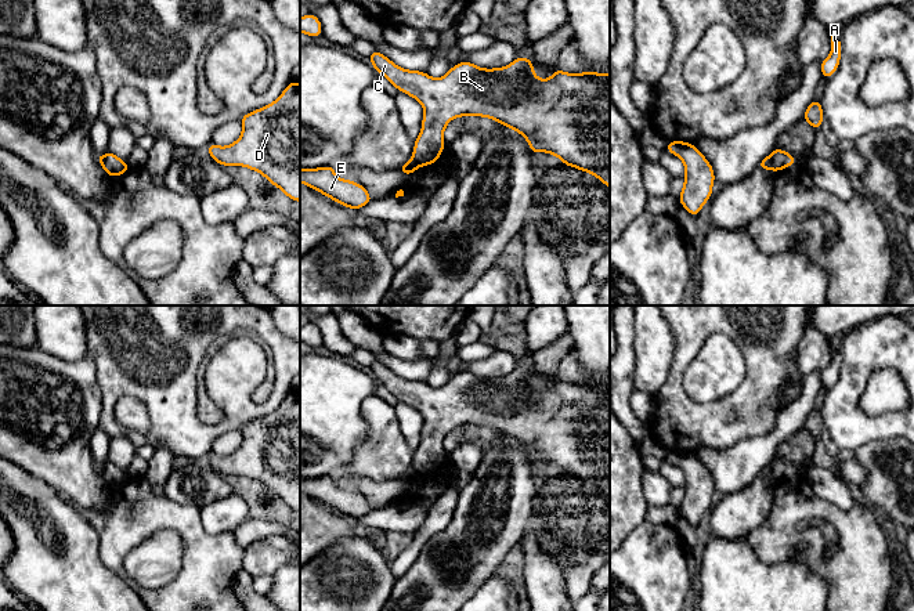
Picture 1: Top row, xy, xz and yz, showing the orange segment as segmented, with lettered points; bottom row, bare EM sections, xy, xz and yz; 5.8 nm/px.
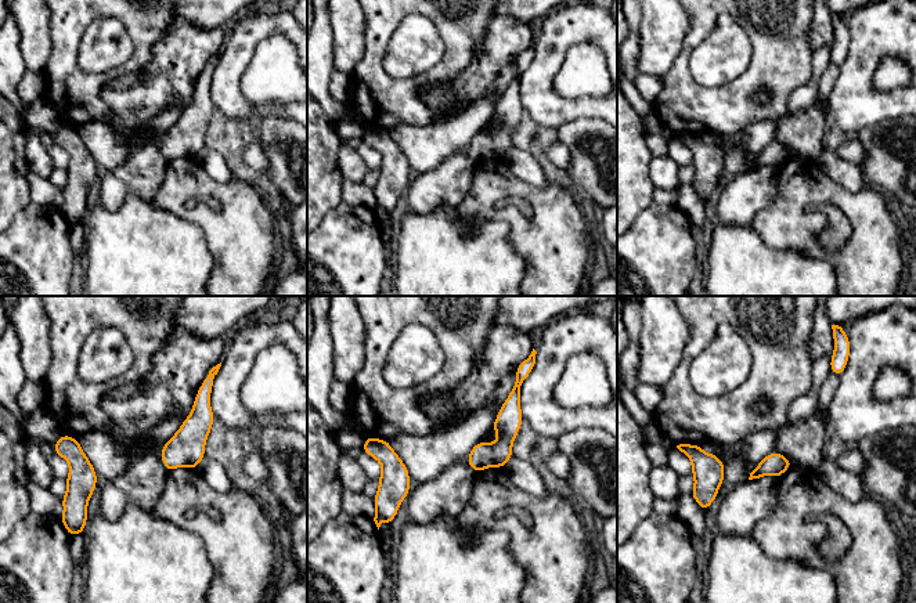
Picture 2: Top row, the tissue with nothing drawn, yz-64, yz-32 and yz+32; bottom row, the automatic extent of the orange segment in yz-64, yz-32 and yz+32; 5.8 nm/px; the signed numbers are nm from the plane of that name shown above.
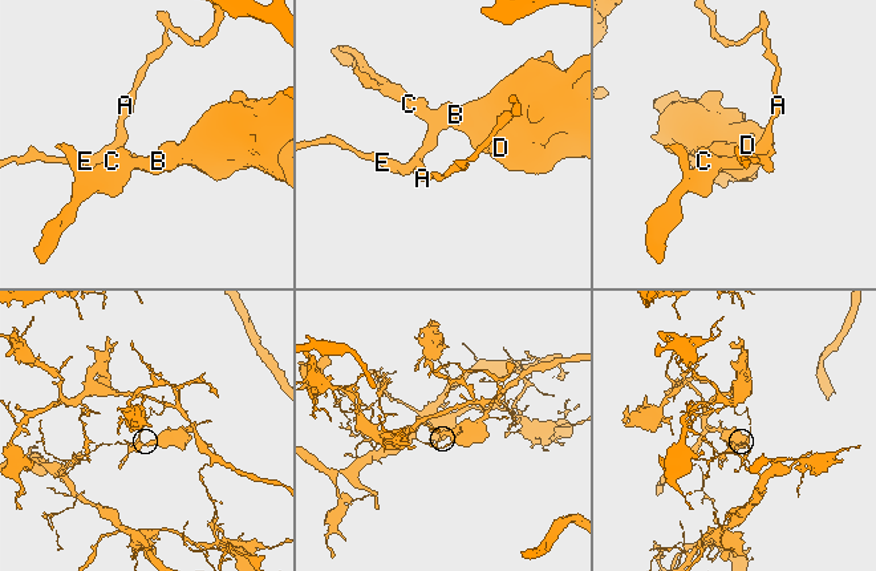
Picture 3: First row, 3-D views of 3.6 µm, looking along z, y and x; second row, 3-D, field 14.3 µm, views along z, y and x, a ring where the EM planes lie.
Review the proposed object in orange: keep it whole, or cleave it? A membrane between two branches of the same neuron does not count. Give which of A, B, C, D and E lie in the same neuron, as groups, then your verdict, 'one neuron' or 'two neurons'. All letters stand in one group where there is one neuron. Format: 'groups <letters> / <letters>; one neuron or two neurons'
groups A E / B C D; two neurons

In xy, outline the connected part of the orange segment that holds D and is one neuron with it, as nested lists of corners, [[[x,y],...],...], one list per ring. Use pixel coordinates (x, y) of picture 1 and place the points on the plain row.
[[[292,390],[271,413],[241,429],[241,446],[227,456],[209,453],[209,467],[221,476],[243,476],[257,481],[289,509],[300,511],[300,393]]]

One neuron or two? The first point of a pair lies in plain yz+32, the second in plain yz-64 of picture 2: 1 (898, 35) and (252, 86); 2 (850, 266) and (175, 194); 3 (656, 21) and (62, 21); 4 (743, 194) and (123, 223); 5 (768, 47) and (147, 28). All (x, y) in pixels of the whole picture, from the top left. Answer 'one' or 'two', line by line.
1: two
2: one
3: two
4: two
5: one

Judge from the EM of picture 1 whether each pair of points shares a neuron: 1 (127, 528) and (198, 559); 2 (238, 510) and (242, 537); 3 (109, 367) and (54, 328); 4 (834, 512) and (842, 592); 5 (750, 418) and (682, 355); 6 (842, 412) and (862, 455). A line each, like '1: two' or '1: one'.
1: one
2: two
3: two
4: one
5: one
6: two

